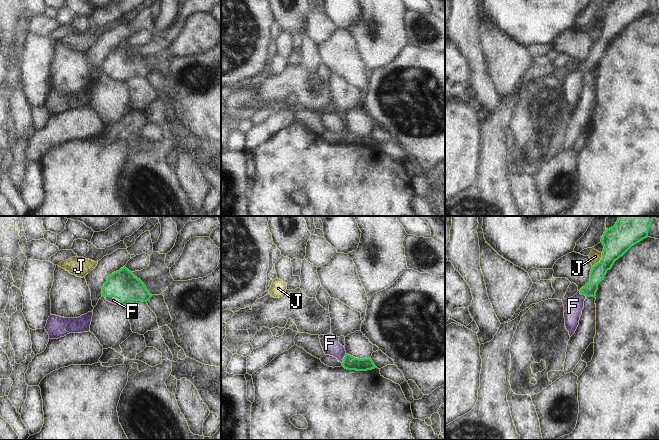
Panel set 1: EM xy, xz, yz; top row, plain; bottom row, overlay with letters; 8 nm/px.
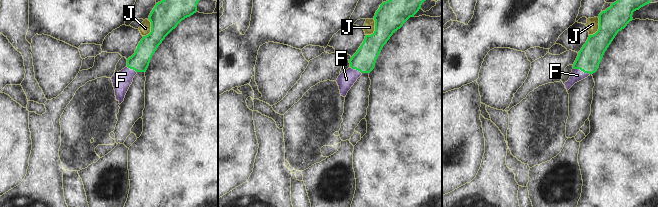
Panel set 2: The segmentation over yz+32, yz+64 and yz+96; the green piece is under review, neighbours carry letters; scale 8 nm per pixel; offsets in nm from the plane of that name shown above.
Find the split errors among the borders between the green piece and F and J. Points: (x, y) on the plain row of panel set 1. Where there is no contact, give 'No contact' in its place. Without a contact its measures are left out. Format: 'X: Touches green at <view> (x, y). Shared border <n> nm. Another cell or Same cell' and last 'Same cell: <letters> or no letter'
F: Touches green at xy (113, 72). Shared border 150 nm. Same cell
J: Touches green at yz (600, 36). Shared border 150 nm. Another cell
Same cell: F.

